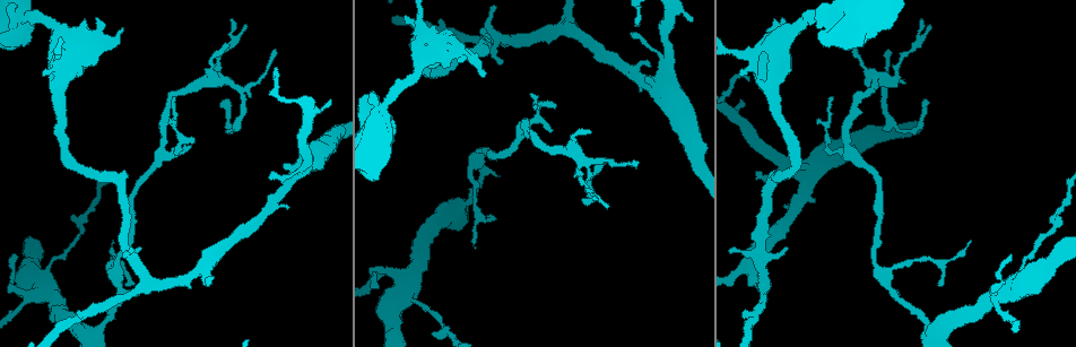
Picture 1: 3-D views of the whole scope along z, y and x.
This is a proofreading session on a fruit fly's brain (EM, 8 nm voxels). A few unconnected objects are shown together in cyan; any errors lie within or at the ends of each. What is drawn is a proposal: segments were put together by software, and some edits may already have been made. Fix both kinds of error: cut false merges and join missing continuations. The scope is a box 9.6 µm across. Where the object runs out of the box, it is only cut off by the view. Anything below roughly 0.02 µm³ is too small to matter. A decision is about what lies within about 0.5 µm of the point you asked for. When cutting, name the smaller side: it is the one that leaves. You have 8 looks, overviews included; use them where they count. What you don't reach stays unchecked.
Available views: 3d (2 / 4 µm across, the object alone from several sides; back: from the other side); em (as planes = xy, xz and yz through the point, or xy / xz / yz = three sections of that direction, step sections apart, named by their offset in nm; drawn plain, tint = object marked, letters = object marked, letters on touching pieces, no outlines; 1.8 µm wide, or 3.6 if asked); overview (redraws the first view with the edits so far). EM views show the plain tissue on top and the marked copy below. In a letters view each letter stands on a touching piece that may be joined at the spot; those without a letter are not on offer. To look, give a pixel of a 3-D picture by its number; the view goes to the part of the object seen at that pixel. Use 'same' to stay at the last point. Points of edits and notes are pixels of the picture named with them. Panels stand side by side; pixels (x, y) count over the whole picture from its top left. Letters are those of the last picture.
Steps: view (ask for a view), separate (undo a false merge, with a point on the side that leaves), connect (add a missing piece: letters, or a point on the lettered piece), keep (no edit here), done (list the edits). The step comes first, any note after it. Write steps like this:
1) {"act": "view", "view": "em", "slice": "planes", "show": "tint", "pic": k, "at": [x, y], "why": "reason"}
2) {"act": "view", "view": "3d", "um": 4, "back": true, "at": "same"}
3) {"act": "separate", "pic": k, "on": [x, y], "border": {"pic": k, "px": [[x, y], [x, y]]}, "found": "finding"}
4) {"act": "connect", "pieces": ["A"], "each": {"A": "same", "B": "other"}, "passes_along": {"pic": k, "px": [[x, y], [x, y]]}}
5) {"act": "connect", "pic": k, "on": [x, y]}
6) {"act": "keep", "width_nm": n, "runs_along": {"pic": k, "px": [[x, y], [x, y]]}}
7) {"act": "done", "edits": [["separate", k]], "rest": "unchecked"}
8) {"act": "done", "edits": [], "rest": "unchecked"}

{"act": "view", "view": "em", "um": 3.6, "slice": "xz", "step": 8, "show": "tint", "pic": 1, "at": [850, 33], "why": "thick turns thin"}

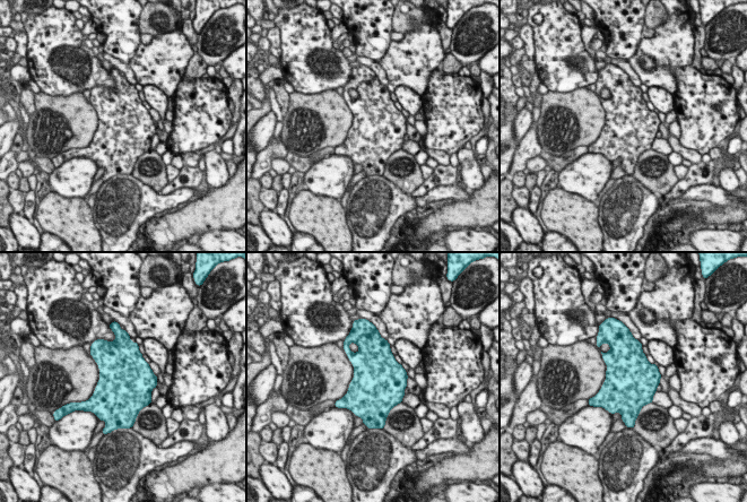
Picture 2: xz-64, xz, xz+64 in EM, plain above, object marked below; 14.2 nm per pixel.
{"act": "view", "view": "em", "um": 3.6, "slice": "planes", "show": "letters", "at": "same", "why": "another direction"}

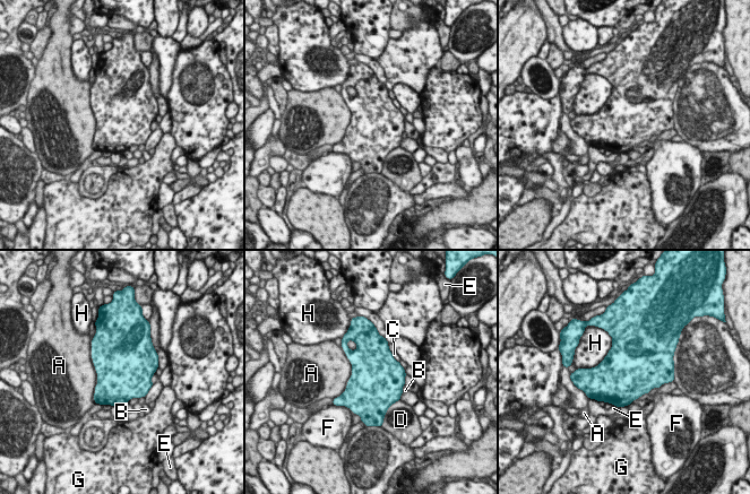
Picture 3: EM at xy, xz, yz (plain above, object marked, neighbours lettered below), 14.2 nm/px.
{"act": "keep", "each": {"A": "other", "B": "other", "C": "other", "D": "other", "E": "other", "F": "other", "G": "other", "H": "other"}, "border": {"pic": 3, "px": [[91, 348], [96, 372], [95, 402]]}, "found": "all the same neuron"}

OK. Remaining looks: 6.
{"act": "view", "view": "3d", "um": 2, "pic": 1, "at": [123, 29], "why": "an open end"}

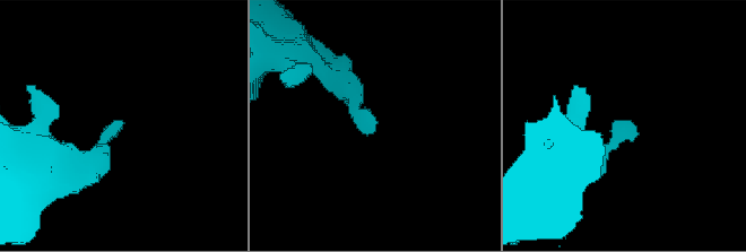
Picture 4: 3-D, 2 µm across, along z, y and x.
{"act": "view", "view": "em", "slice": "yz", "step": 8, "show": "tint", "pic": 4, "at": [631, 120]}

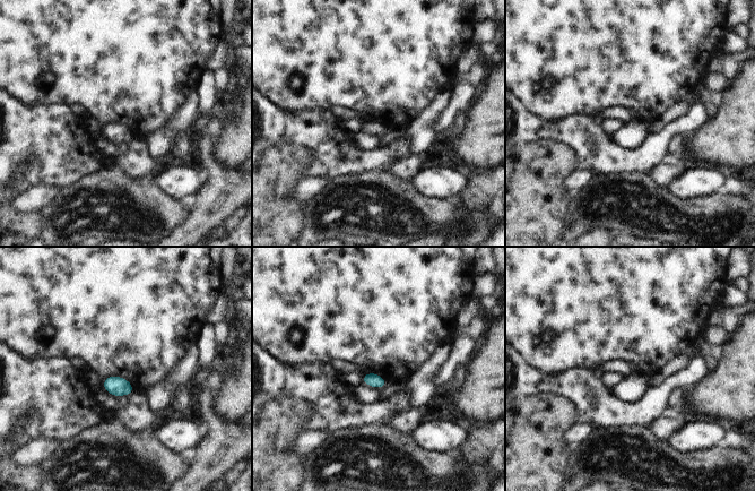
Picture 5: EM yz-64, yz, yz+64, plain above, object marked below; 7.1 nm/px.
{"act": "view", "view": "em", "slice": "planes", "show": "letters", "at": "same"}

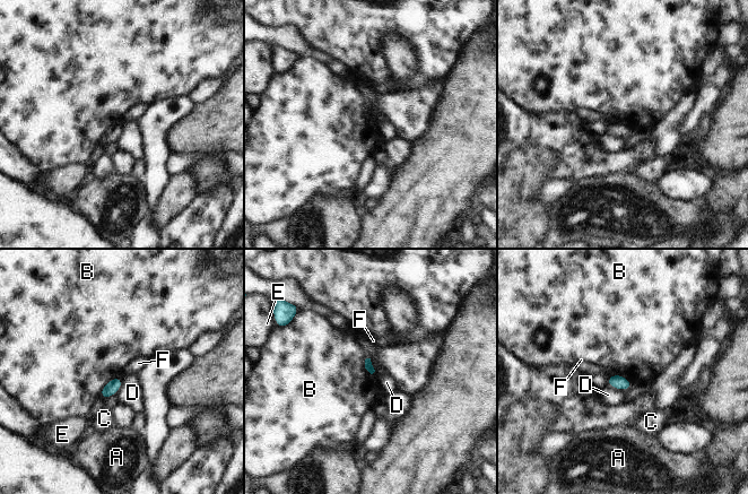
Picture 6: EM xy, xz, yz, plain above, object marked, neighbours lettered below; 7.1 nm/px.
{"act": "keep", "longest_contact_nm": ["B", 220], "each": {"A": "other", "B": "other", "C": "other", "D": "other", "E": "other", "F": "other"}, "border": {"pic": 6, "px": [[121, 376], [111, 379], [99, 397]]}, "found": "no lettered piece goes on from it"}

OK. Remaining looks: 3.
{"act": "view", "view": "em", "slice": "planes", "show": "tint", "pic": 1, "at": [55, 37], "why": "sharp bend"}

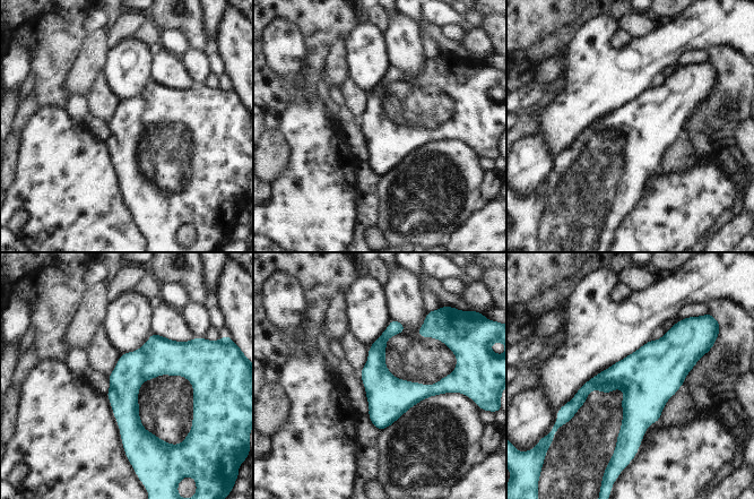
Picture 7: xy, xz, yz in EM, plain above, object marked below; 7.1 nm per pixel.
{"act": "view", "view": "em", "slice": "planes", "show": "letters", "at": "same"}

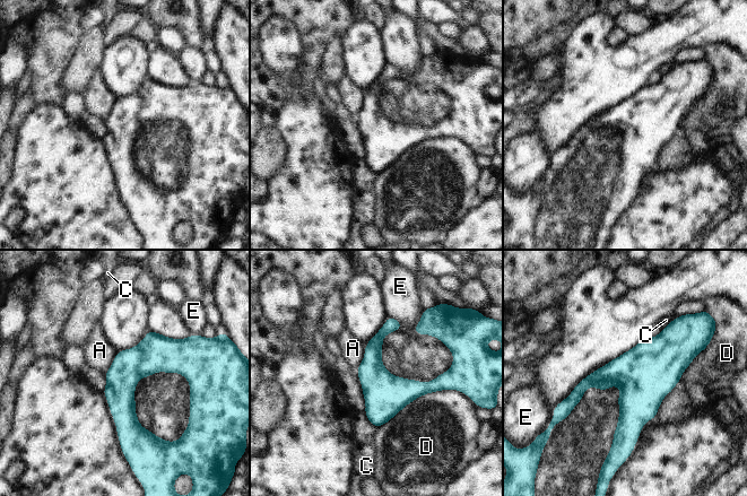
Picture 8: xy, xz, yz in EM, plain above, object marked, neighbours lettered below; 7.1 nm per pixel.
{"act": "keep", "each": {"A": "other", "C": "other", "D": "other", "E": "other"}, "runs_along": {"pic": 8, "px": [[191, 371], [146, 363], [124, 384], [123, 444]]}, "found": "all the same neuron"}

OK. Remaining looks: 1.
{"act": "done", "edits": [], "rest": "unchecked"}

